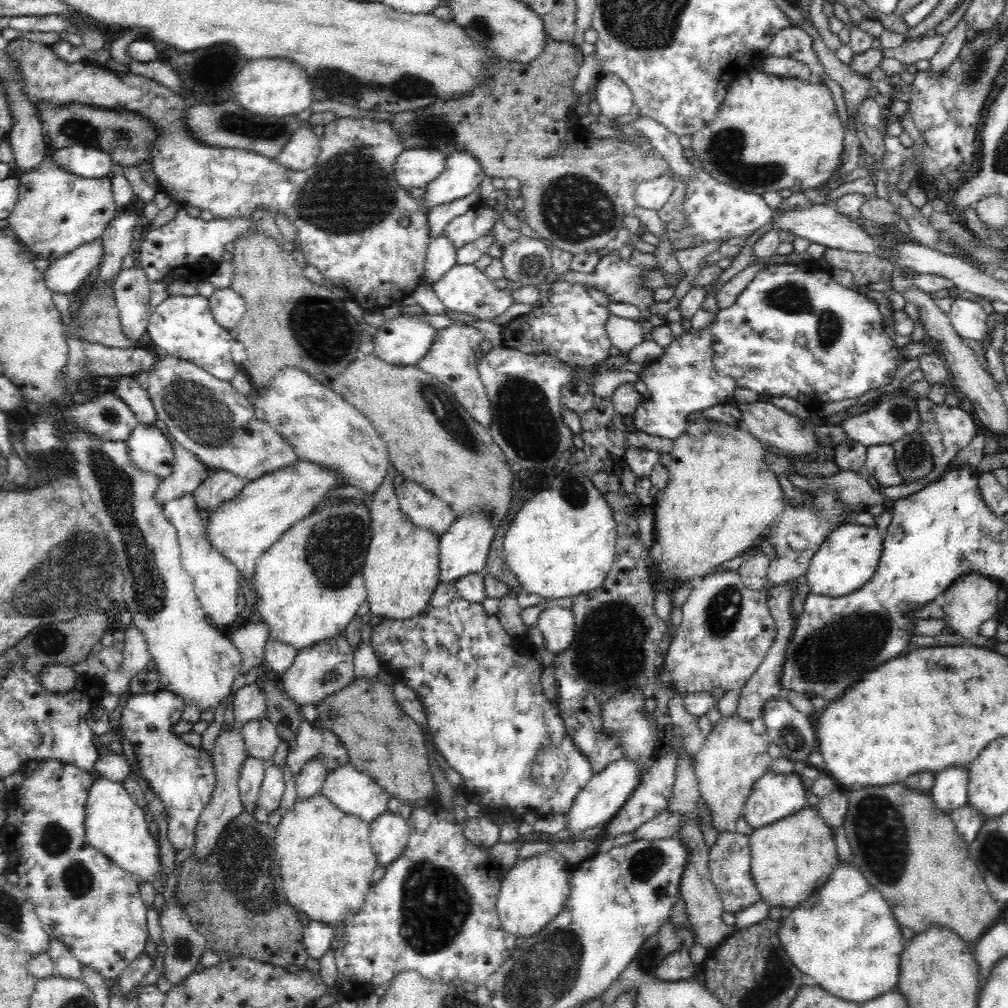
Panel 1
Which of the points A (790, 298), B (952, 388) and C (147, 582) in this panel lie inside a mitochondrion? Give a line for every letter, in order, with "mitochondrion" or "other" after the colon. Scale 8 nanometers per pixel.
A: mitochondrion
B: other
C: mitochondrion

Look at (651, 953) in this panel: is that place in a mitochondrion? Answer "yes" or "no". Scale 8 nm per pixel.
yes

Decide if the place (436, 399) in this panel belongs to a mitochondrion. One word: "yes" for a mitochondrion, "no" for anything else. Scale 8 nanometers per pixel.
yes

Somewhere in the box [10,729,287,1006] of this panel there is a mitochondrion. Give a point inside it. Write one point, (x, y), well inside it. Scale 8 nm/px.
(78, 878)

